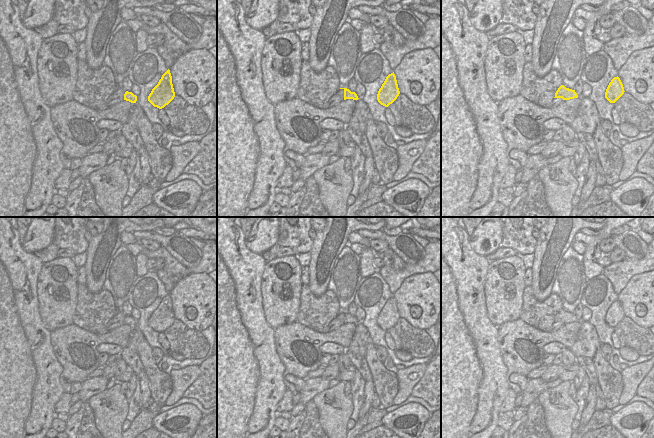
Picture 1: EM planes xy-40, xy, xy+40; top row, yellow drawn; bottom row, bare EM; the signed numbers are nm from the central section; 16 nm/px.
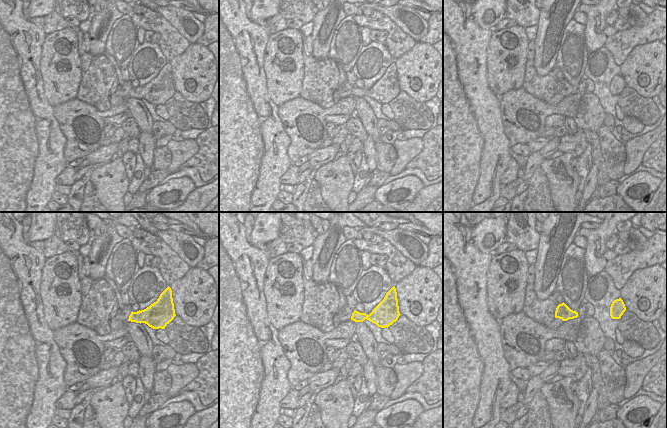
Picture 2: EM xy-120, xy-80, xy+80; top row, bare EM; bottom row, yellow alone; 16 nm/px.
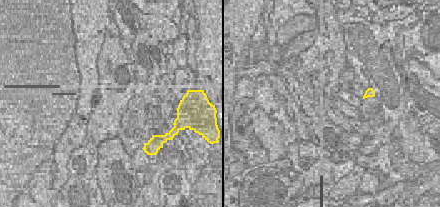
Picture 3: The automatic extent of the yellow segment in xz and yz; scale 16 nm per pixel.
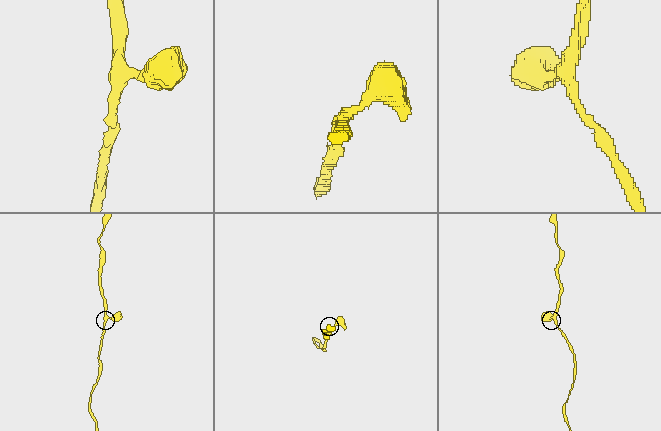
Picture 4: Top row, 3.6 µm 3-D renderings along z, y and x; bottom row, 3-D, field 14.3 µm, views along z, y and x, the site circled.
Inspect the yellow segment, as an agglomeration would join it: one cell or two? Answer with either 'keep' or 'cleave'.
keep

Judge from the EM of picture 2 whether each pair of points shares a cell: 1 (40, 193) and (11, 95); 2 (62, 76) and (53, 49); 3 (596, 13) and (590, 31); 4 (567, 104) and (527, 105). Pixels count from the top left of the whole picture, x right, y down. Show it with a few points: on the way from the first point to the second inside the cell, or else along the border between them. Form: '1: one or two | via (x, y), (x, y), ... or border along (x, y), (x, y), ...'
1: one | via (16, 169), (11, 164), (11, 119)
2: one | via (55, 70), (54, 56)
3: one | via (596, 17), (594, 27)
4: one | via (557, 109), (537, 109)

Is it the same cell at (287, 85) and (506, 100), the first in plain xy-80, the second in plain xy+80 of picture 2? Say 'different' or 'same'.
different

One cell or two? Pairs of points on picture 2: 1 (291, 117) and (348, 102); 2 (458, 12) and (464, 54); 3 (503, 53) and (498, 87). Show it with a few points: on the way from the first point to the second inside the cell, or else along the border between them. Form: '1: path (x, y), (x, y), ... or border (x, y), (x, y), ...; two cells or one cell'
1: path (305, 112), (334, 110); one cell
2: path (458, 22), (458, 44); one cell
3: path (503, 61), (503, 76), (501, 79); one cell

